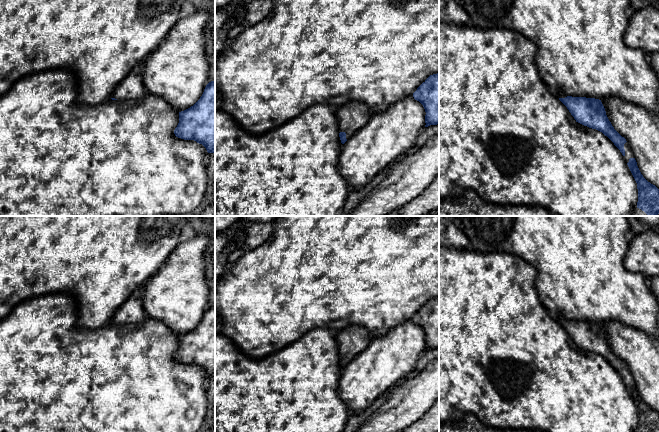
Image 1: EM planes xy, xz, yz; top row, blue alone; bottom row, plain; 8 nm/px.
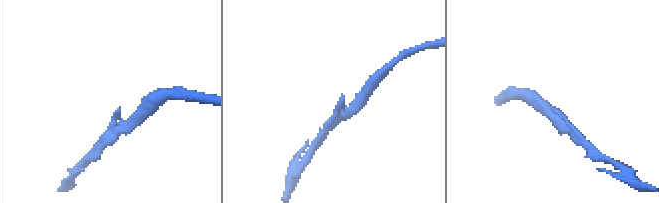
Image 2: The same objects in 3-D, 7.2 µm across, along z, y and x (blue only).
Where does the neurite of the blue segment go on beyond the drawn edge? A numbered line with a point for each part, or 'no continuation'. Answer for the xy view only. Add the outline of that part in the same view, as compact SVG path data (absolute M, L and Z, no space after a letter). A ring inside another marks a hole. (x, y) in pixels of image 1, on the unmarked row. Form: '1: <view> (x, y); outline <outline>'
1: xy (132, 311); outline M145 284L138 287L132 295L120 306L111 322L120 325L144 323L147 316L142 302Z

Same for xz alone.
1: xz (353, 340); outline M349 326L336 334L339 355L346 357L348 364L369 344L369 332L360 326Z

